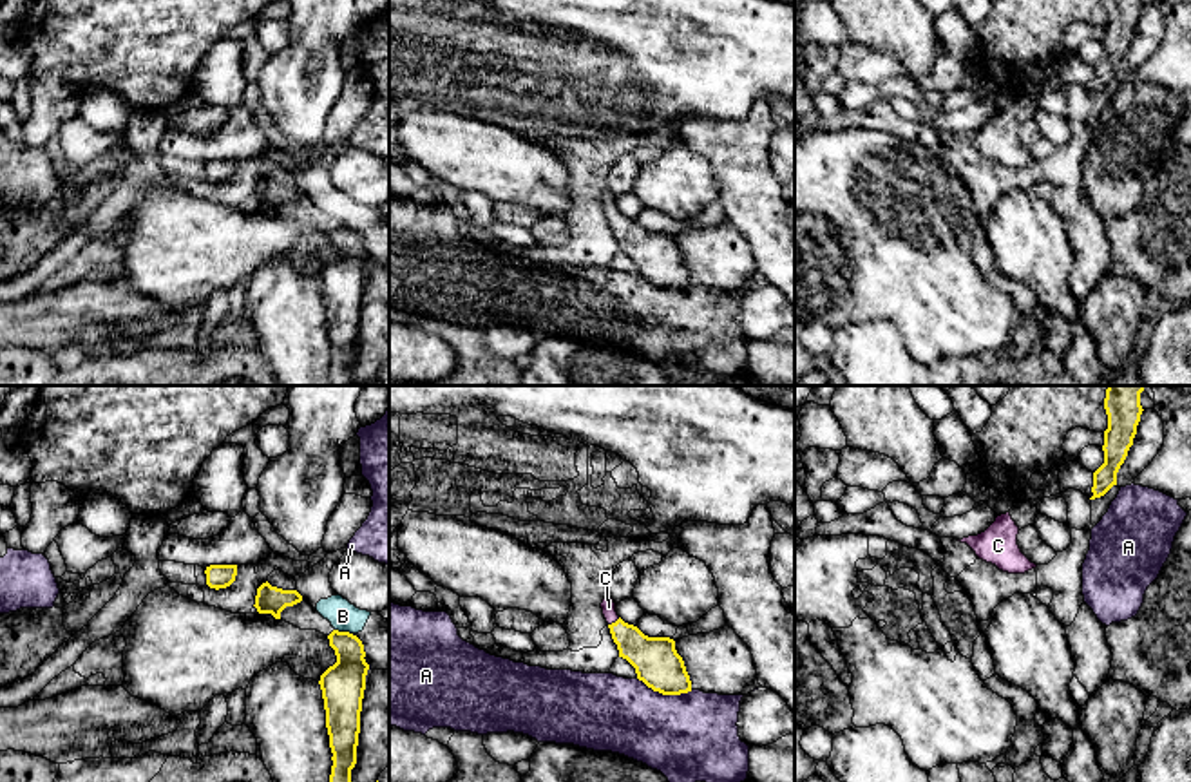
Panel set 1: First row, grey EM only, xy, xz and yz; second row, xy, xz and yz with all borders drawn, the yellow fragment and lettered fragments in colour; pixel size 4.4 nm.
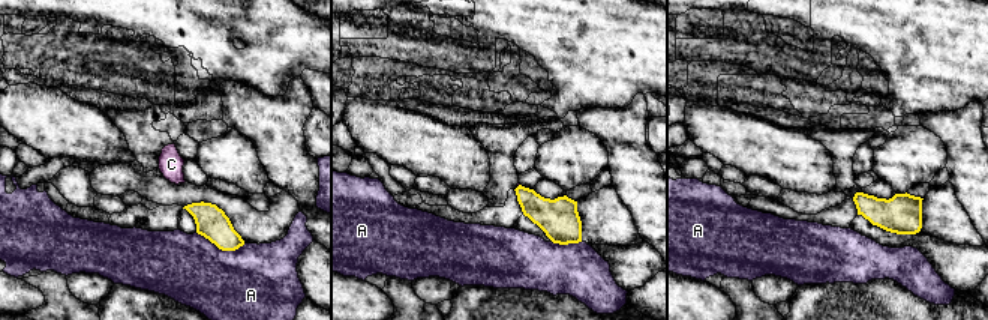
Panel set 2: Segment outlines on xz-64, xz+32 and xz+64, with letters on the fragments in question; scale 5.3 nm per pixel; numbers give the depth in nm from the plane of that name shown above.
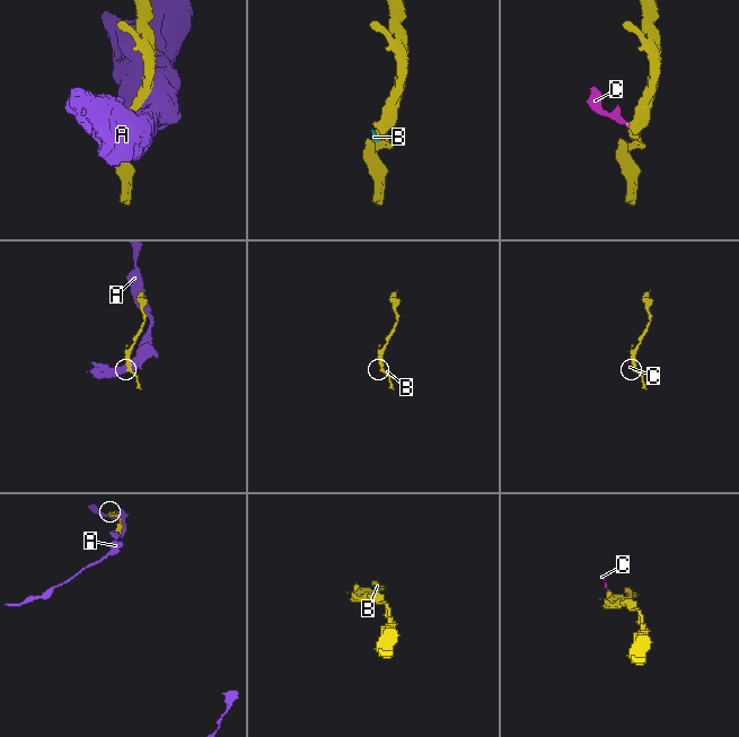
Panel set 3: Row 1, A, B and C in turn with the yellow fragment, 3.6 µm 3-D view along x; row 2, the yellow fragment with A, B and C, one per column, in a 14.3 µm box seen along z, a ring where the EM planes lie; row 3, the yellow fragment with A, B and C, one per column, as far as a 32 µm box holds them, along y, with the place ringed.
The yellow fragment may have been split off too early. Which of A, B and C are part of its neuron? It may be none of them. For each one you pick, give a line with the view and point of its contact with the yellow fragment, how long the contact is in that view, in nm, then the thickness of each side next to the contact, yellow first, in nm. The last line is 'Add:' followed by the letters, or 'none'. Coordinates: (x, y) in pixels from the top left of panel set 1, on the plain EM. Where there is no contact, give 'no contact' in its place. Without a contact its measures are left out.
C: xz (616, 216) | 70 nm | 200/60 nm
Add: C

